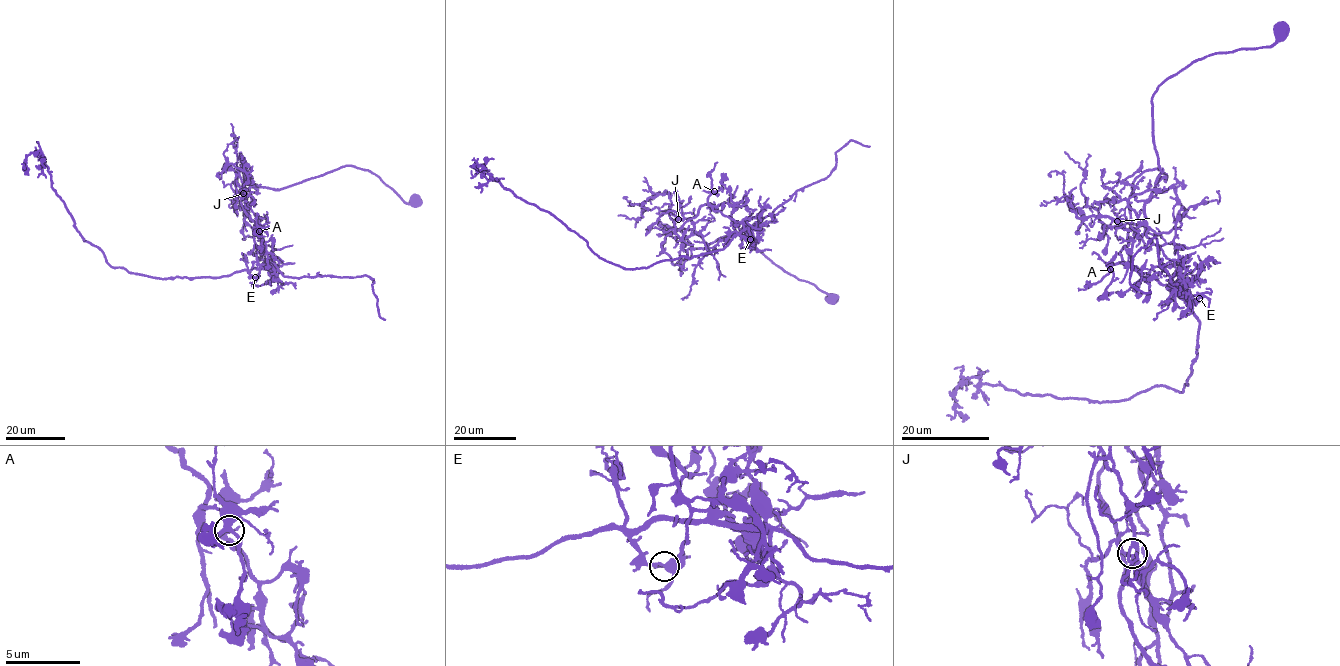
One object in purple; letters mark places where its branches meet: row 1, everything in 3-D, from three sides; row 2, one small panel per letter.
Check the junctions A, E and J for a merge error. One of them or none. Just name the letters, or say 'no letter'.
E

